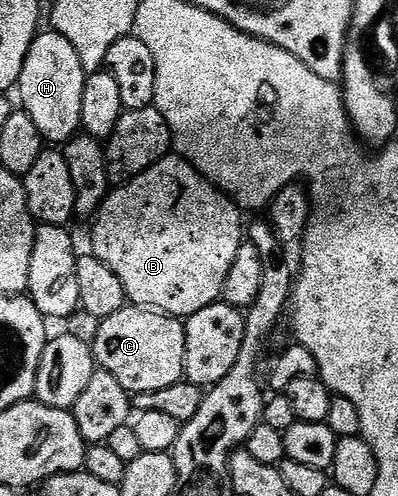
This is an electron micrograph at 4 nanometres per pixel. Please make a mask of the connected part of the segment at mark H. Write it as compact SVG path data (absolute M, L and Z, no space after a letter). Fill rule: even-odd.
M55 31L44 32L37 32L36 38L32 40L26 63L22 67L18 90L20 101L24 104L21 105L23 112L34 119L34 127L38 127L45 142L60 147L81 132L82 87L86 74L82 59L78 59L78 51L74 51L70 39Z

